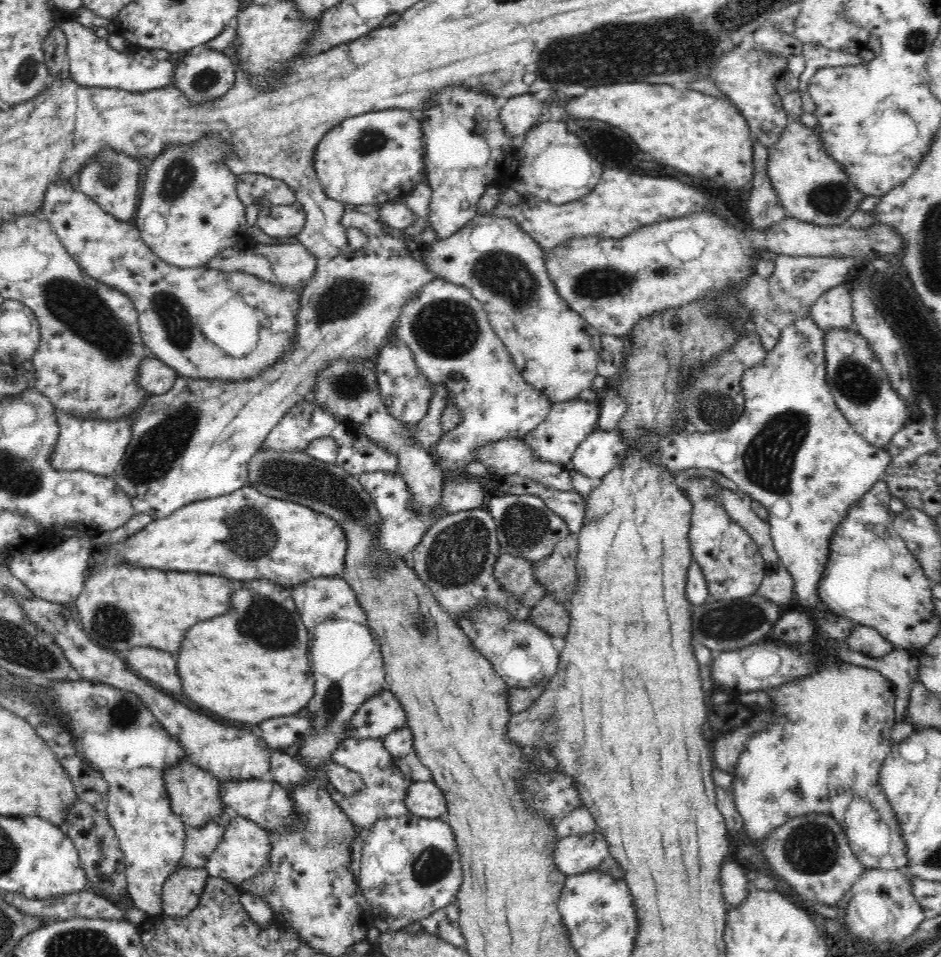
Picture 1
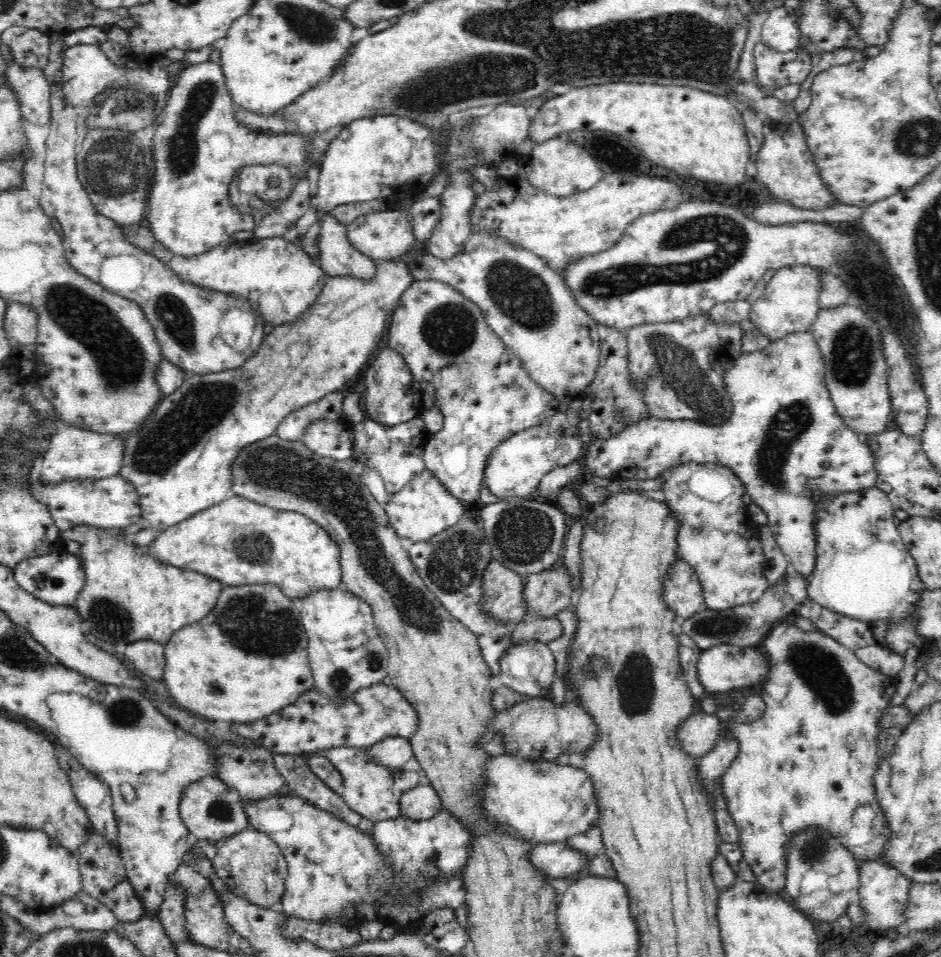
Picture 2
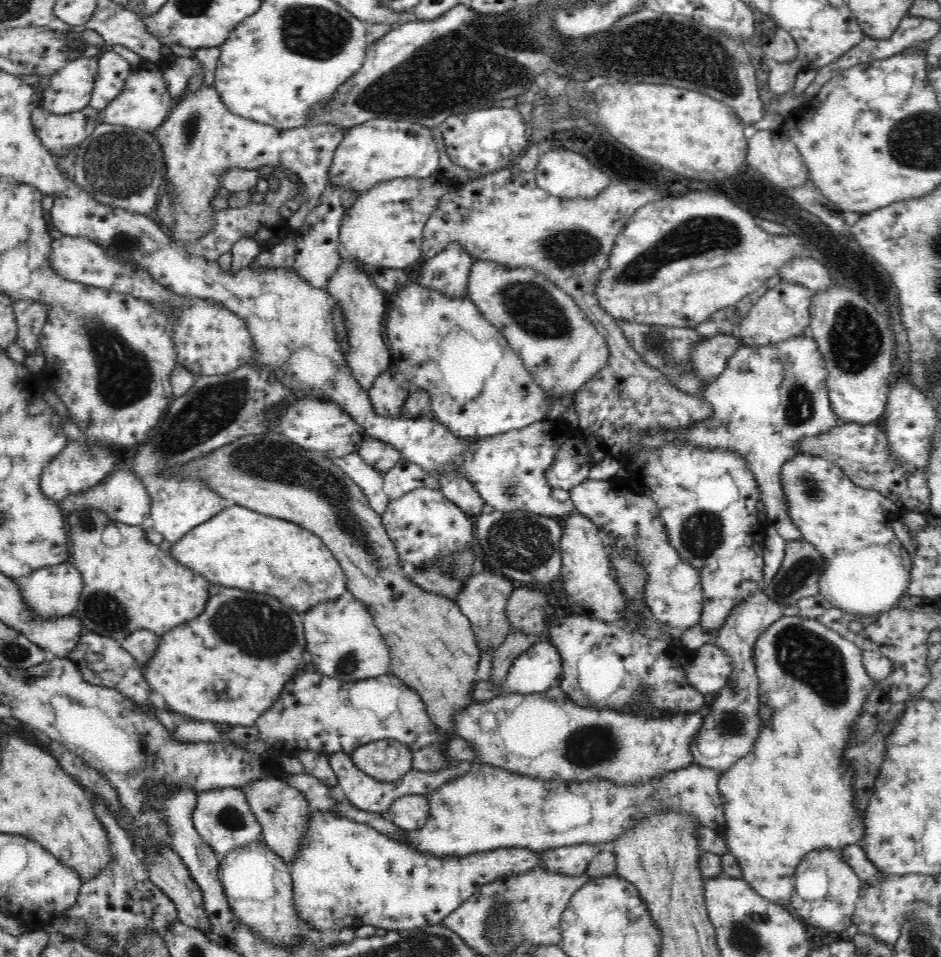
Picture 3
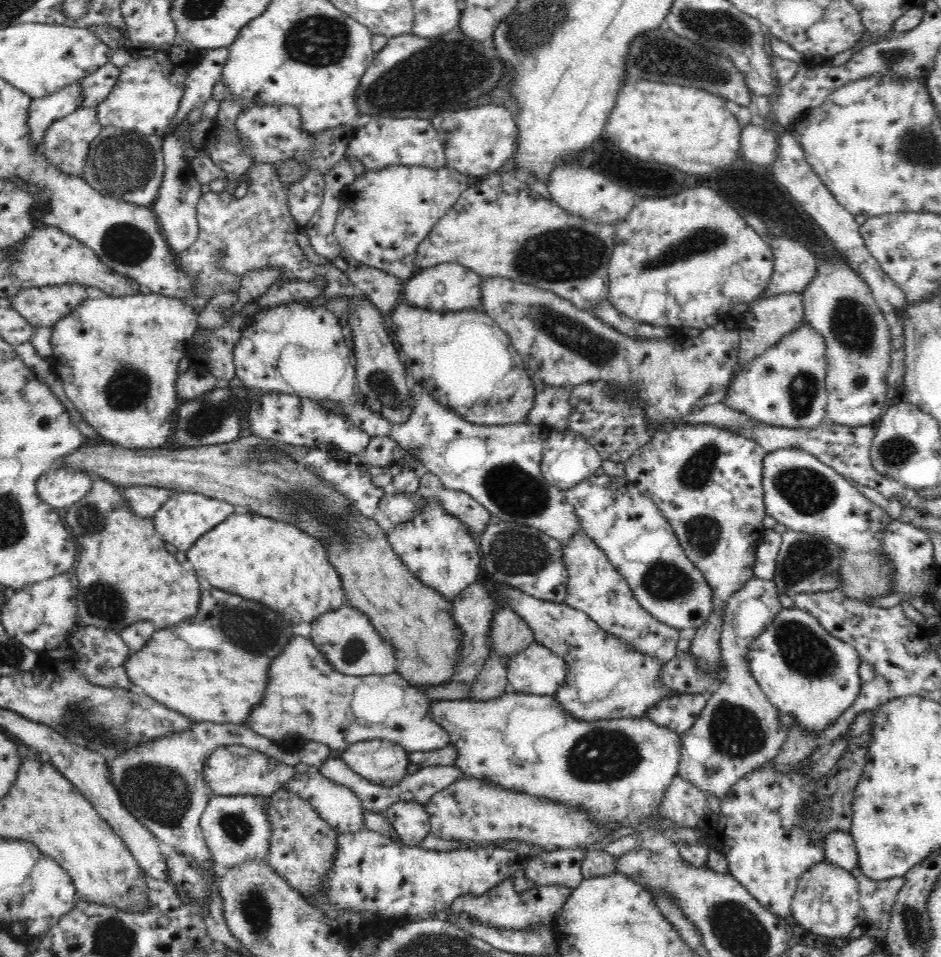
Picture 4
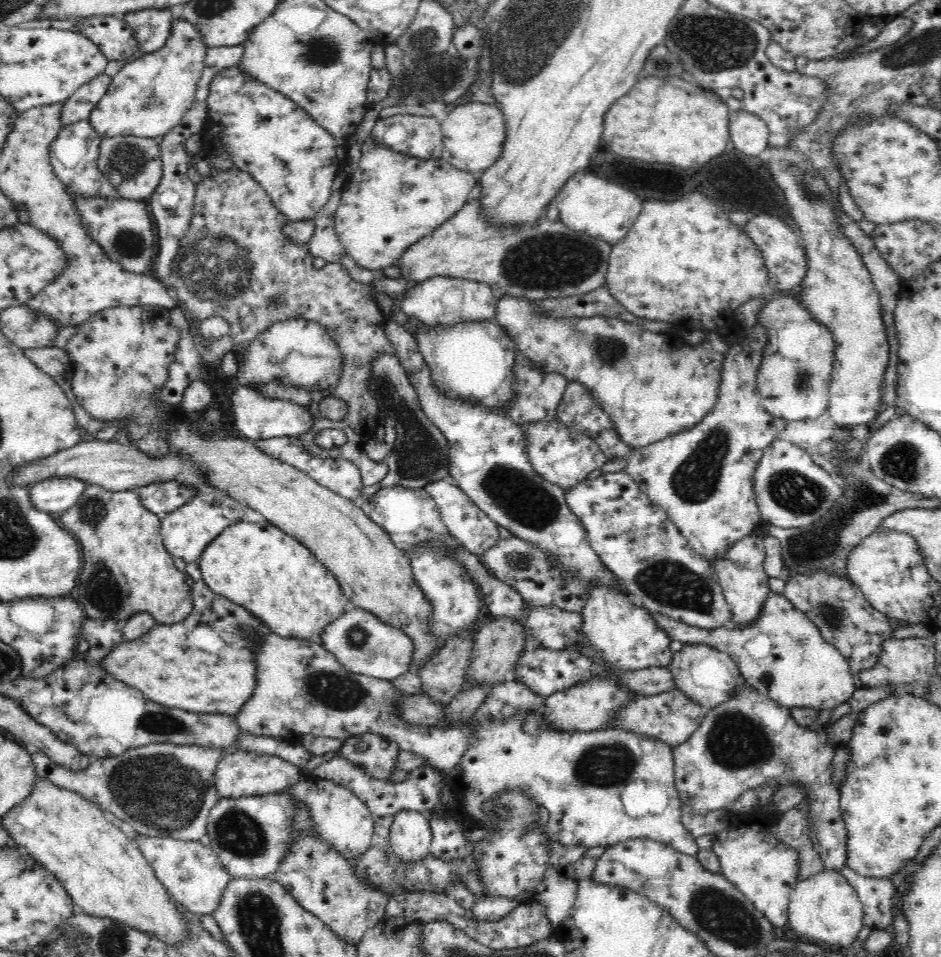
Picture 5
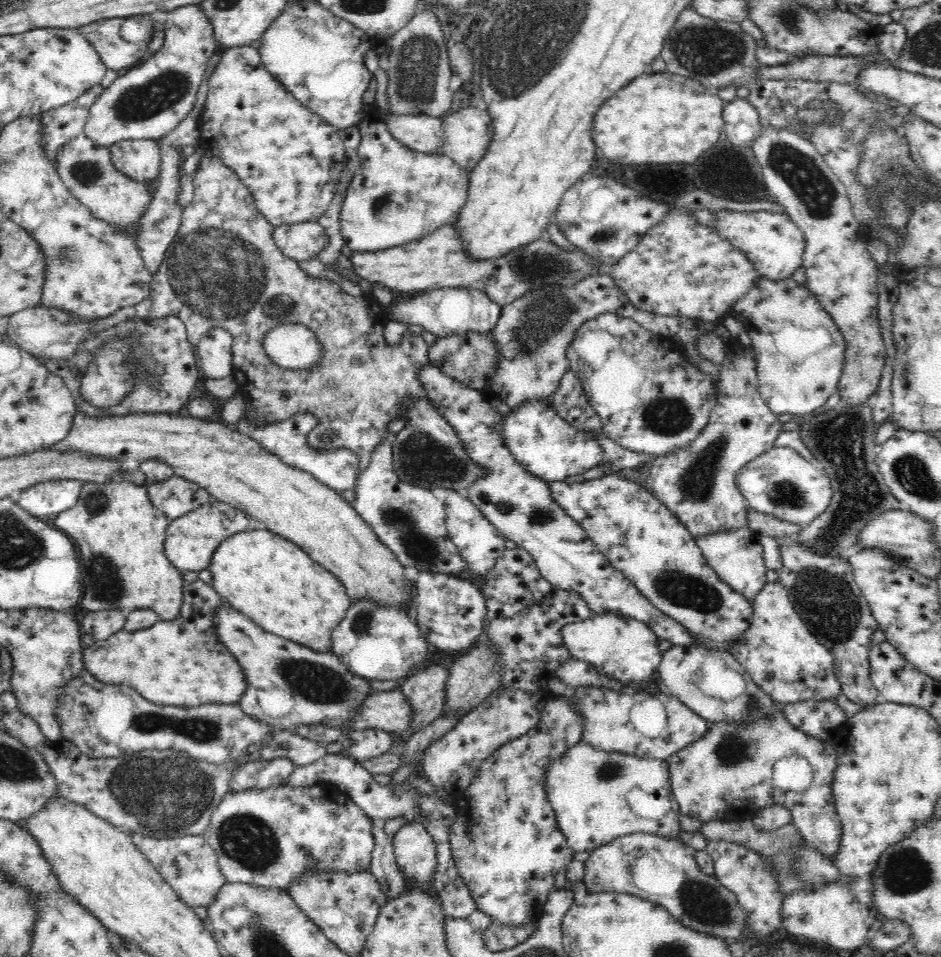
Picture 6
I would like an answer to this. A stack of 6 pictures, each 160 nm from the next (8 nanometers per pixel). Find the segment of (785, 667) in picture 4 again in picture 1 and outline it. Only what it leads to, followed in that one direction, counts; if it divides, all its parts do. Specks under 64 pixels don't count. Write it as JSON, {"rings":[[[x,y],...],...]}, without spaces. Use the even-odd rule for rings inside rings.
{"rings":[[[832,661],[831,663],[820,663],[817,669],[806,675],[800,677],[800,680],[794,680],[794,682],[786,682],[782,686],[774,687],[766,690],[767,694],[771,698],[769,707],[771,712],[775,714],[769,723],[765,726],[765,730],[759,730],[750,738],[747,742],[742,755],[738,759],[737,765],[734,767],[733,772],[733,793],[736,808],[743,818],[743,824],[746,827],[746,836],[750,840],[755,840],[760,843],[774,828],[786,824],[790,818],[798,818],[798,816],[806,814],[825,814],[831,816],[838,824],[844,825],[844,818],[849,804],[856,797],[865,799],[874,807],[874,810],[879,812],[879,816],[883,818],[883,821],[889,826],[891,832],[891,839],[889,842],[889,851],[886,856],[880,856],[878,858],[878,869],[892,870],[892,869],[907,869],[907,856],[906,856],[906,843],[902,838],[902,831],[893,808],[887,801],[886,794],[883,792],[883,788],[879,783],[879,774],[884,762],[884,759],[890,754],[893,743],[891,742],[890,733],[892,727],[895,725],[895,702],[896,694],[895,688],[891,680],[888,680],[880,671],[876,669],[869,669],[864,666],[854,665],[852,663],[842,663],[842,661]]]}

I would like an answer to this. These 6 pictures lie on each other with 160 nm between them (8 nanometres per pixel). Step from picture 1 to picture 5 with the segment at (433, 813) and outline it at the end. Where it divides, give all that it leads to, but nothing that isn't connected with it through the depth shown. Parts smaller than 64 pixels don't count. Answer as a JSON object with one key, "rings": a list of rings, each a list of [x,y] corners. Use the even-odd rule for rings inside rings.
{"rings":[[[402,810],[393,817],[389,843],[395,858],[414,864],[429,856],[433,832],[427,813]]]}

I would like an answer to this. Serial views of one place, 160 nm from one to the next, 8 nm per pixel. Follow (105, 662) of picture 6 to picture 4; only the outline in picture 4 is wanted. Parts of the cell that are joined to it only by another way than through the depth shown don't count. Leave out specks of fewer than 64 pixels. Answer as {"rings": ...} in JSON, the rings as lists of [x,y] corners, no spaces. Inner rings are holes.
{"rings":[[[204,580],[201,581],[200,612],[197,613],[196,620],[218,620],[220,628],[230,636],[230,642],[238,646],[238,654],[190,650],[190,646],[170,628],[164,628],[156,630],[142,650],[128,656],[127,675],[133,685],[142,686],[142,692],[160,704],[186,714],[195,723],[243,724],[250,710],[262,700],[268,682],[268,666],[294,636],[294,628],[284,622],[283,616],[270,612],[260,602],[214,588]]]}

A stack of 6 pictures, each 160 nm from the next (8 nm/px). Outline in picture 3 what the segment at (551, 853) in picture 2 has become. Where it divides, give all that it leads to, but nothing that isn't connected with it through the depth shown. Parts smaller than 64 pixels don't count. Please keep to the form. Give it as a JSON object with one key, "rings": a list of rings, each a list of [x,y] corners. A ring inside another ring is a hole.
{"rings":[[[312,810],[308,832],[291,869],[295,912],[318,931],[355,929],[362,925],[372,925],[378,930],[401,931],[439,925],[485,885],[494,883],[499,877],[522,874],[539,866],[540,853],[512,847],[459,857],[439,857],[416,851],[370,825],[354,822],[336,813]]]}

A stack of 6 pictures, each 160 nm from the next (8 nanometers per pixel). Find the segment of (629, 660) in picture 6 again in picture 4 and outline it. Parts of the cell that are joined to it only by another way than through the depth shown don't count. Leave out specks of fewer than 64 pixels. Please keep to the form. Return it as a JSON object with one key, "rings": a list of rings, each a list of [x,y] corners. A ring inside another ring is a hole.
{"rings":[[[580,529],[563,548],[564,563],[568,569],[568,596],[566,604],[586,613],[602,630],[629,644],[638,652],[657,658],[662,664],[670,662],[677,654],[679,641],[677,628],[654,618],[641,607],[626,579],[611,565],[600,547],[586,537]]]}

